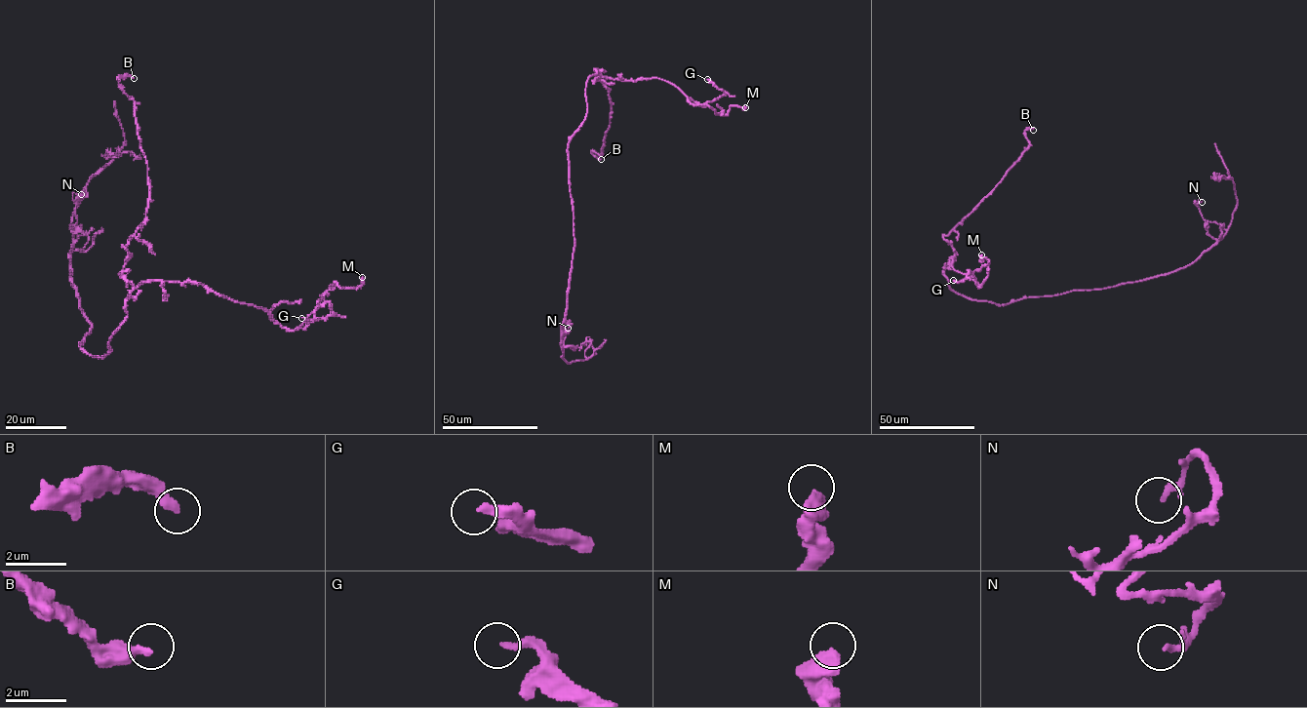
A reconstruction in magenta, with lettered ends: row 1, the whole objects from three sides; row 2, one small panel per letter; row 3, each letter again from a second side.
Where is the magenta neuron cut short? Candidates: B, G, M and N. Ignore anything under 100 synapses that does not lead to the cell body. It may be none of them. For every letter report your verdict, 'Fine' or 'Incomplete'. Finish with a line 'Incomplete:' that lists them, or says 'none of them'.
B: Fine
G: Fine
M: Fine
N: Fine
Incomplete: none of them

